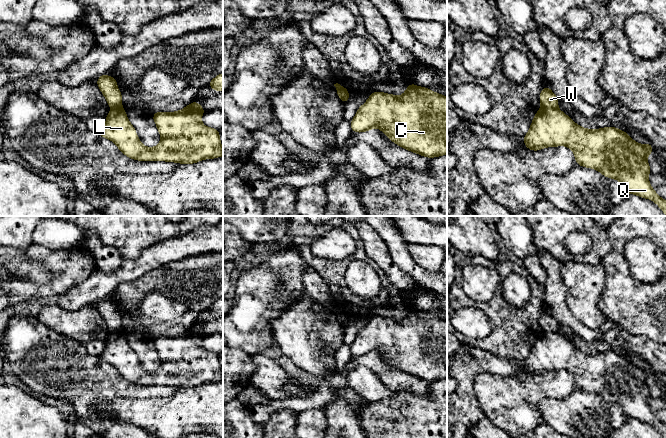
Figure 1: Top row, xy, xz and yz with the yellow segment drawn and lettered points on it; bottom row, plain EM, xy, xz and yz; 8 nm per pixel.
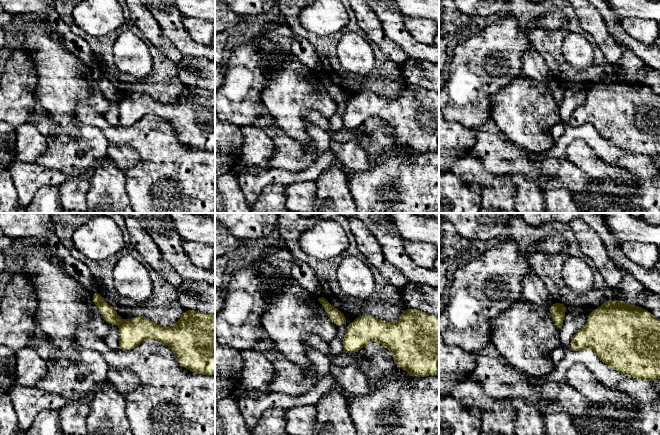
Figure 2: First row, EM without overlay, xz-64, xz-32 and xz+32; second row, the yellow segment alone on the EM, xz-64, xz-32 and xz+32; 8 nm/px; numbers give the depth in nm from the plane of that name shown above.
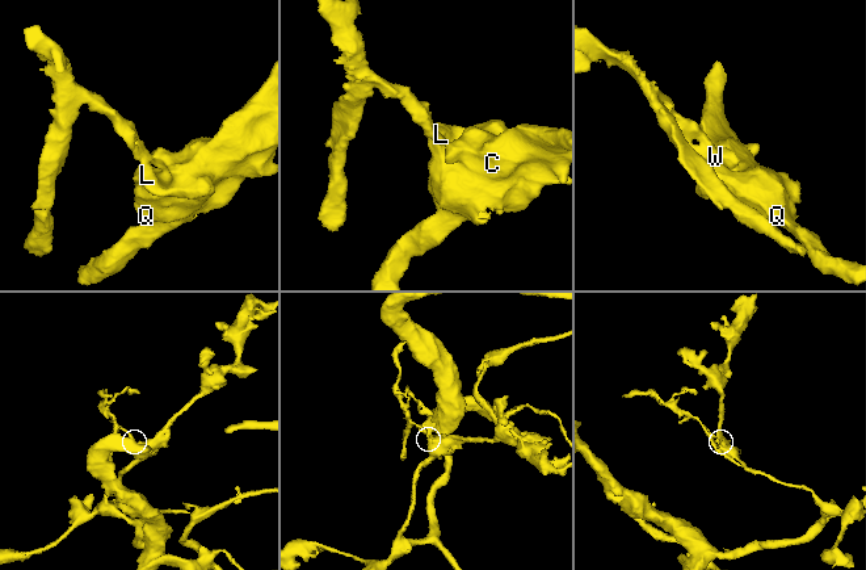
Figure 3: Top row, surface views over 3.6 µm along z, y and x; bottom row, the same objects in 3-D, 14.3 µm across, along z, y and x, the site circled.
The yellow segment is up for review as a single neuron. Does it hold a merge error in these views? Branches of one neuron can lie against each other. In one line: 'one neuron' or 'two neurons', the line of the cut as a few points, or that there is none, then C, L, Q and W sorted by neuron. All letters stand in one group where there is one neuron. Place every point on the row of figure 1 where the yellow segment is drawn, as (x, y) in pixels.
two neurons; cut yz (542, 107), (556, 109); groups C L Q / W

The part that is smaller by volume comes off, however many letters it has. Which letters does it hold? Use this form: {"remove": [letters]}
{"remove": ["W"]}

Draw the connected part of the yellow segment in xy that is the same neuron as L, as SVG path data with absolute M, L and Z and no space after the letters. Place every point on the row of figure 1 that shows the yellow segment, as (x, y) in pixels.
M193 101L182 110L176 112L152 113L161 141L157 146L148 148L139 140L136 129L127 118L126 110L114 108L107 114L106 123L99 136L114 142L124 155L134 160L193 164L204 159L223 156L219 129L209 128L202 124L201 118L204 112L207 112L207 110L204 110L198 102Z

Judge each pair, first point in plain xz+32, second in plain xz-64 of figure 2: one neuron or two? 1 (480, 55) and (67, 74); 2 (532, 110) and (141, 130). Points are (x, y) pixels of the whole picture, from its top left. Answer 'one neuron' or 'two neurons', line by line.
1: two neurons
2: two neurons

